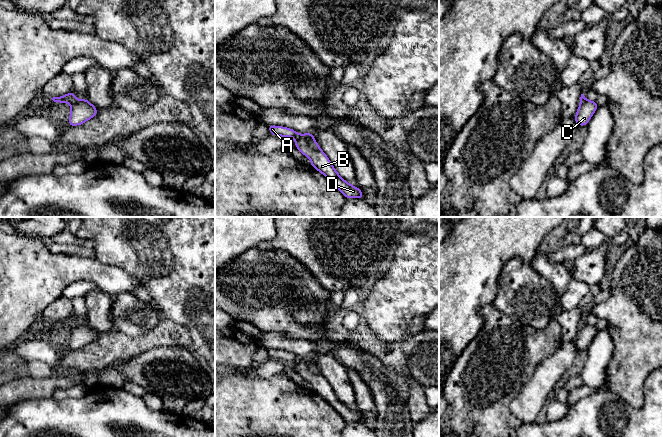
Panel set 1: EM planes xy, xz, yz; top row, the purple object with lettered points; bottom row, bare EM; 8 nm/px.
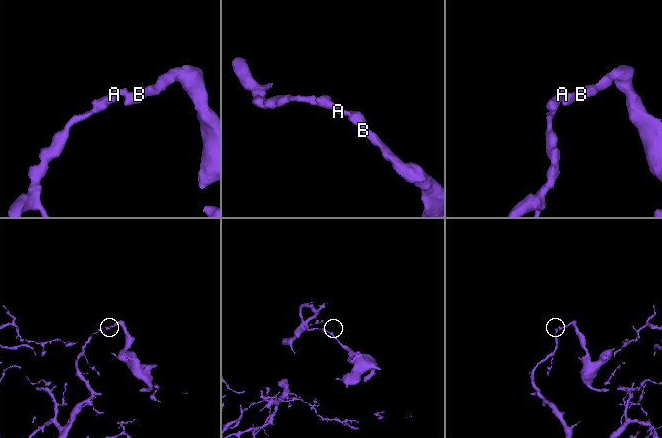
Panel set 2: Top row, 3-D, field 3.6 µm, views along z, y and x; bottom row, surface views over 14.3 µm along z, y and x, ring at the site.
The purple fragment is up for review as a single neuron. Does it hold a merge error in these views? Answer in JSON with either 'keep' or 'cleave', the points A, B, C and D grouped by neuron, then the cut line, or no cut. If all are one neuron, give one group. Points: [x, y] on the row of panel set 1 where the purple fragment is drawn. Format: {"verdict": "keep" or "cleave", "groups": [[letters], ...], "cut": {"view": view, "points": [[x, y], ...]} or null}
{"verdict": "cleave", "groups": [["A"], ["B", "C", "D"]], "cut": {"view": "xy", "points": [[75, 99], [71, 104]]}}

